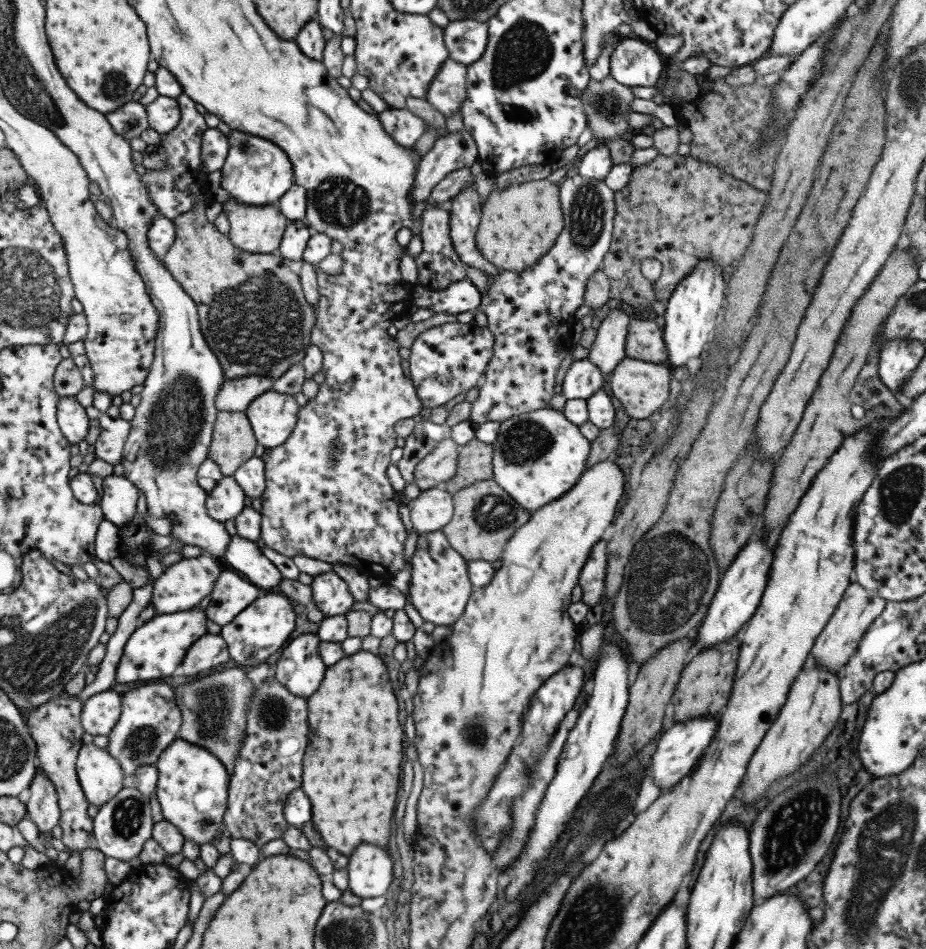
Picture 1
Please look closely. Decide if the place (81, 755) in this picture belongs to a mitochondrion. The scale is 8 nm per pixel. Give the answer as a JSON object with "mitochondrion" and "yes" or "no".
{"mitochondrion":"no"}

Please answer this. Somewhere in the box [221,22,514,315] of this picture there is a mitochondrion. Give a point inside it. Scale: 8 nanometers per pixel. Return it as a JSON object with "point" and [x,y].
{"point":[340,202]}

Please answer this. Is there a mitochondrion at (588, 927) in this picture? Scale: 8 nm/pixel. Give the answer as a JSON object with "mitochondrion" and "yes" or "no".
{"mitochondrion":"yes"}

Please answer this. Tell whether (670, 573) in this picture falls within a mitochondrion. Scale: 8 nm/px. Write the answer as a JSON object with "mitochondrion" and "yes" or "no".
{"mitochondrion":"yes"}

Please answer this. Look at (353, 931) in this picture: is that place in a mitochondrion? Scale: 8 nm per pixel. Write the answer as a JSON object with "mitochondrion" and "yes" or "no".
{"mitochondrion":"yes"}

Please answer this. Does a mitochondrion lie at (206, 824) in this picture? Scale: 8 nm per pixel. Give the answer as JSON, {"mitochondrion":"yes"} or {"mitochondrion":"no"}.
{"mitochondrion":"yes"}

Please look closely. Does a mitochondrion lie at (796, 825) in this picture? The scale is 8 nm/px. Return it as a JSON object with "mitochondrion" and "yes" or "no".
{"mitochondrion":"yes"}

